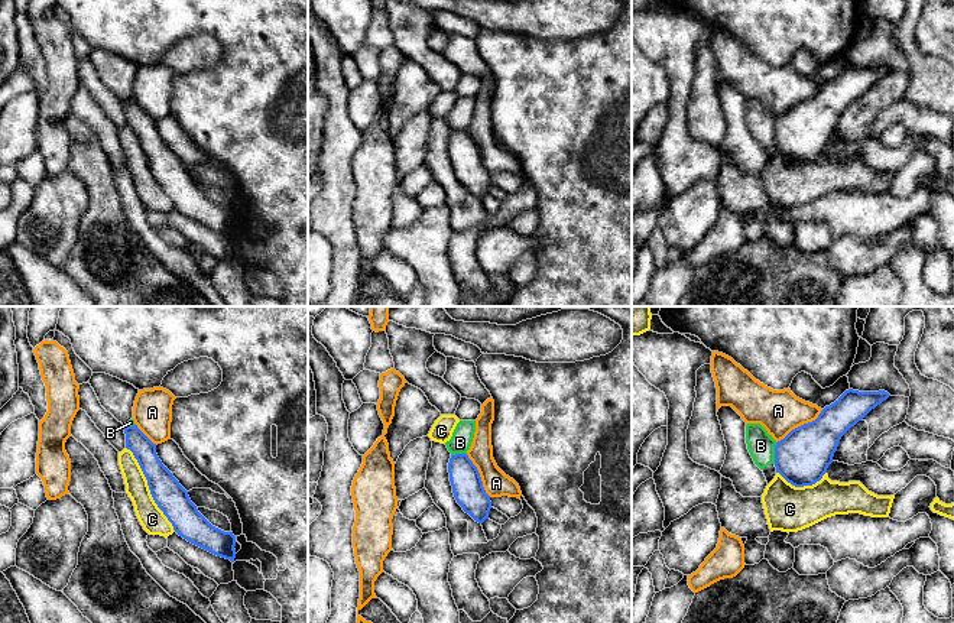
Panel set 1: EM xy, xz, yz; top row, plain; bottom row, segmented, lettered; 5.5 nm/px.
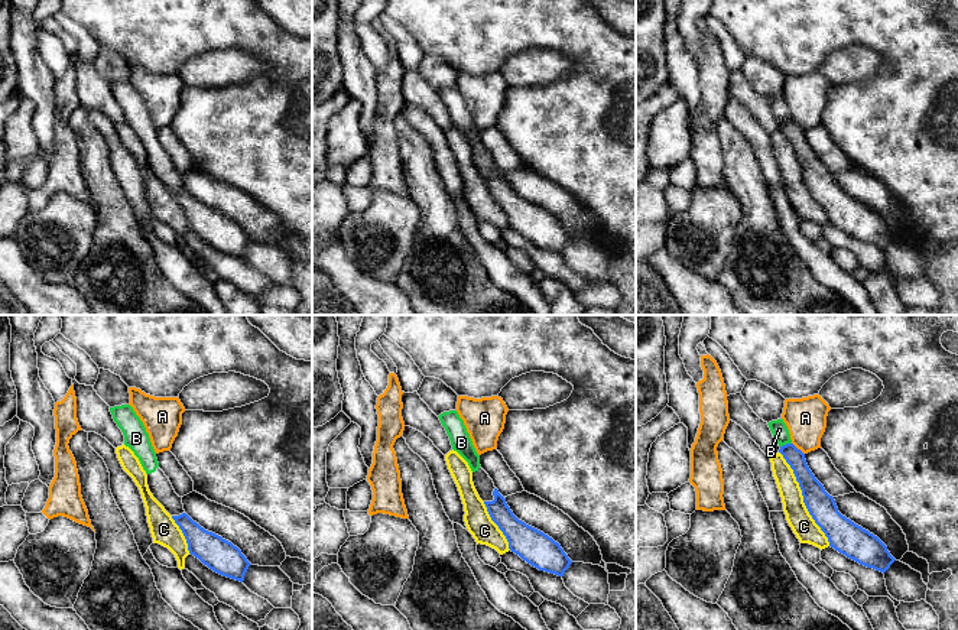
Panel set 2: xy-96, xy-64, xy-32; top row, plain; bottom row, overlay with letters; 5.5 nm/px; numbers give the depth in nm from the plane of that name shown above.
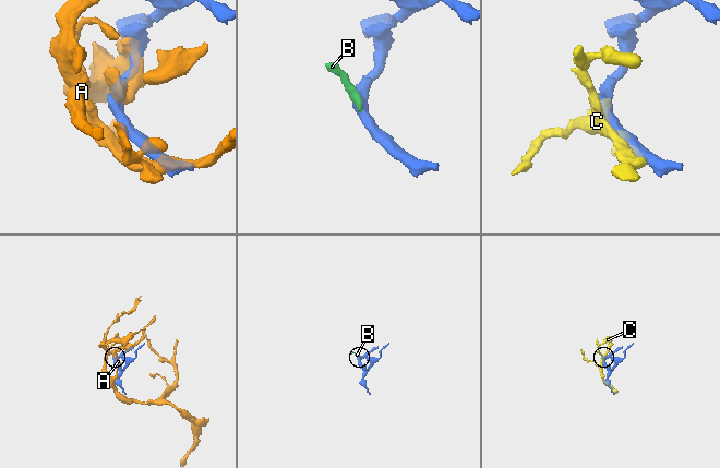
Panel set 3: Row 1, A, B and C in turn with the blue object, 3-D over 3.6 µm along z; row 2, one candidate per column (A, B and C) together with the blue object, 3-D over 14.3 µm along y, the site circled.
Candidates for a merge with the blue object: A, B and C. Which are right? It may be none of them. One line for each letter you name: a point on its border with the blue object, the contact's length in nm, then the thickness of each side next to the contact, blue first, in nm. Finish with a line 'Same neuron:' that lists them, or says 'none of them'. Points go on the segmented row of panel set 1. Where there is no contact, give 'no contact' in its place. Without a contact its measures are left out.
Same neuron: none of them

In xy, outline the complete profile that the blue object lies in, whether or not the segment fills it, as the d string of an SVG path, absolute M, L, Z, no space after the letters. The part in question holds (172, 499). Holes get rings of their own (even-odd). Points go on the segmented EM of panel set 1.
M137 425L124 426L126 448L137 460L150 490L150 494L172 523L173 530L188 542L234 562L236 536L212 526L191 502L188 491L162 464L153 444Z

